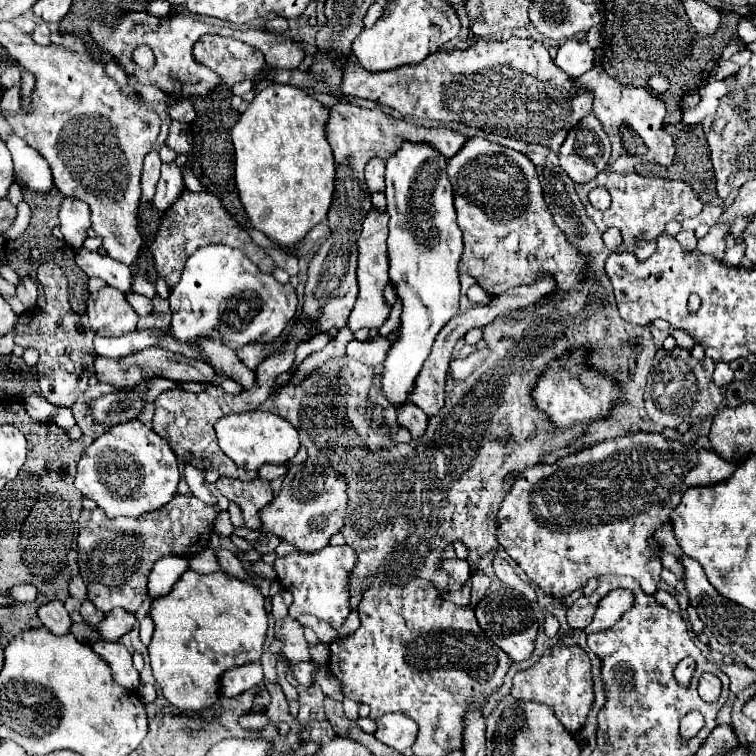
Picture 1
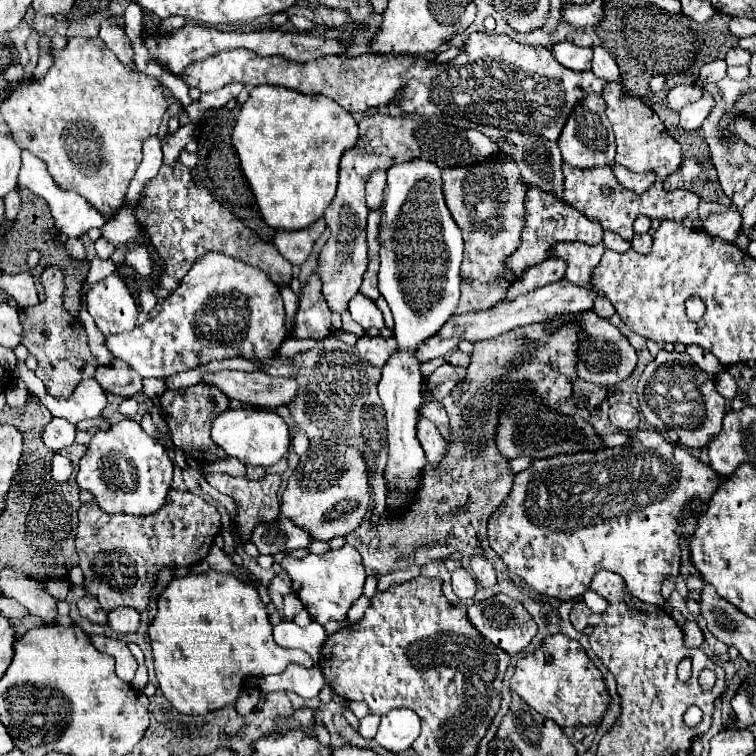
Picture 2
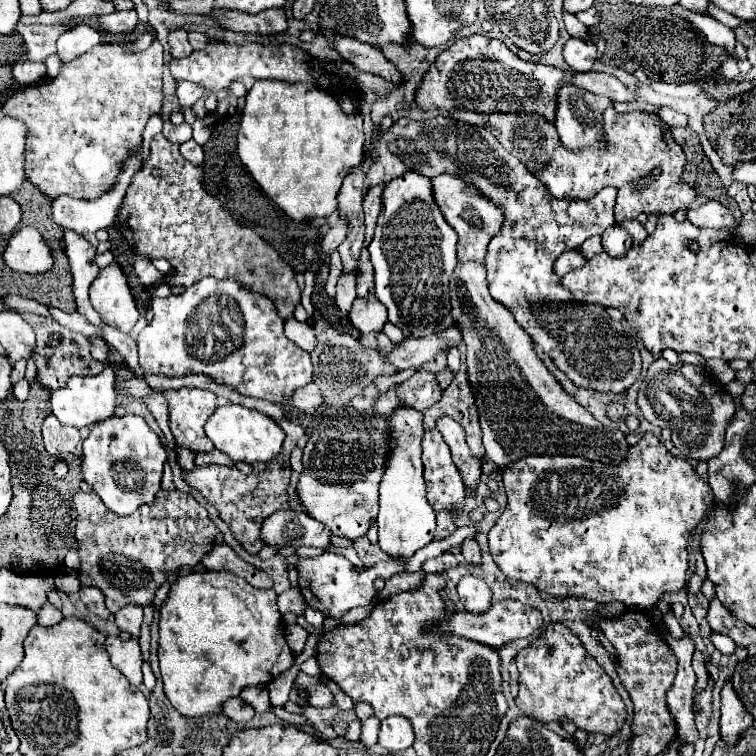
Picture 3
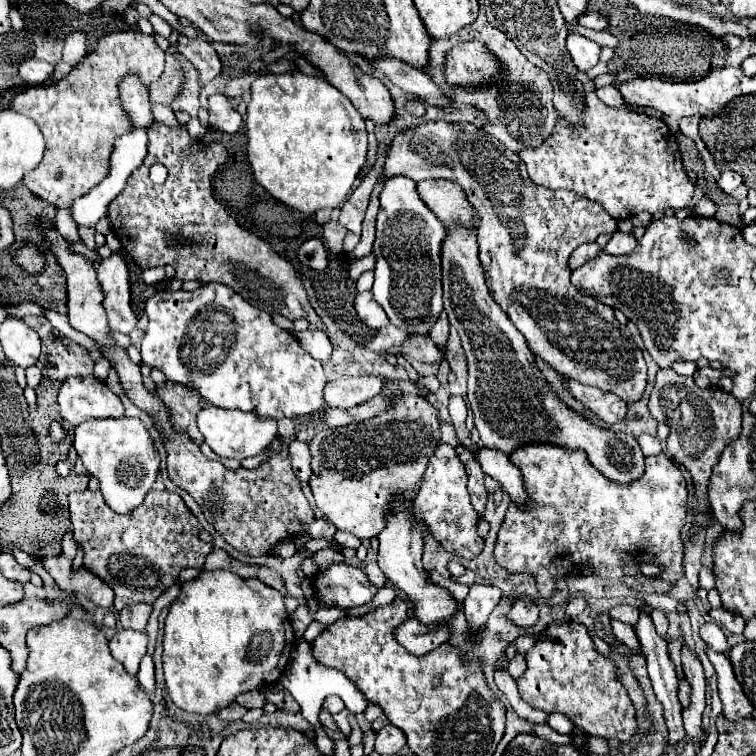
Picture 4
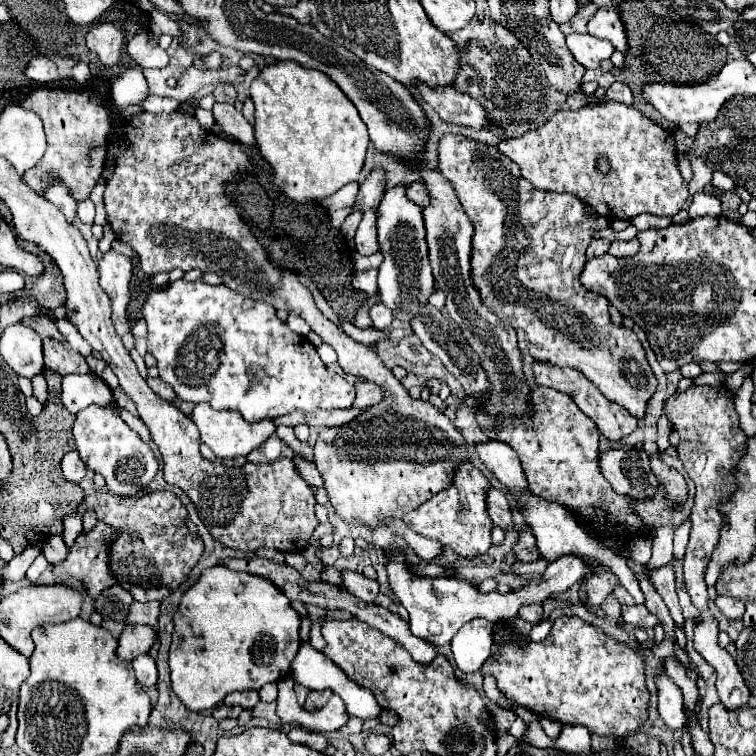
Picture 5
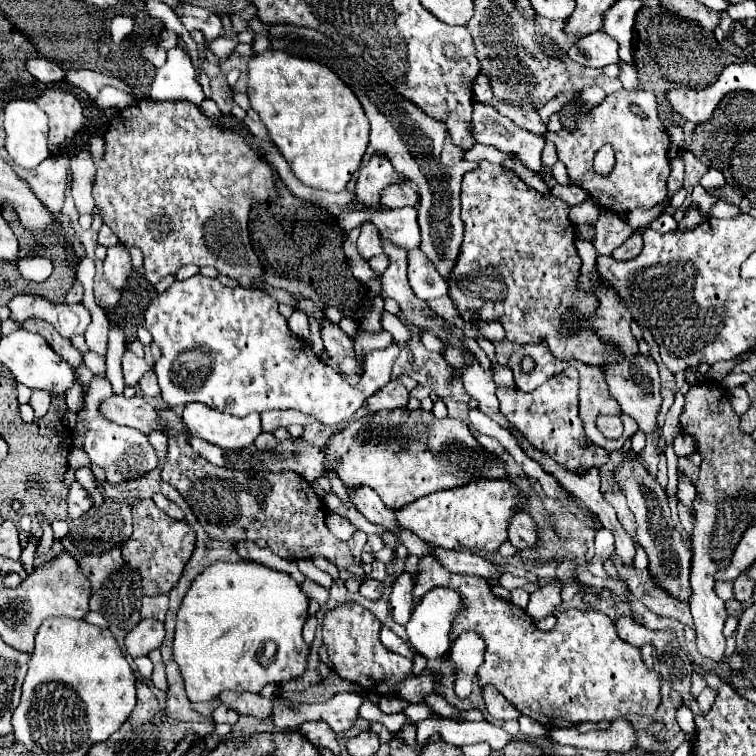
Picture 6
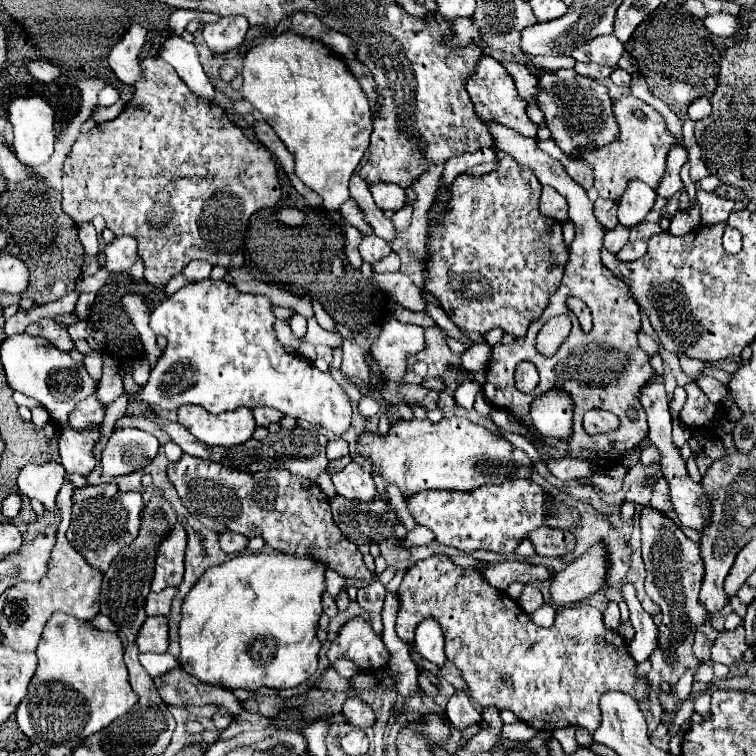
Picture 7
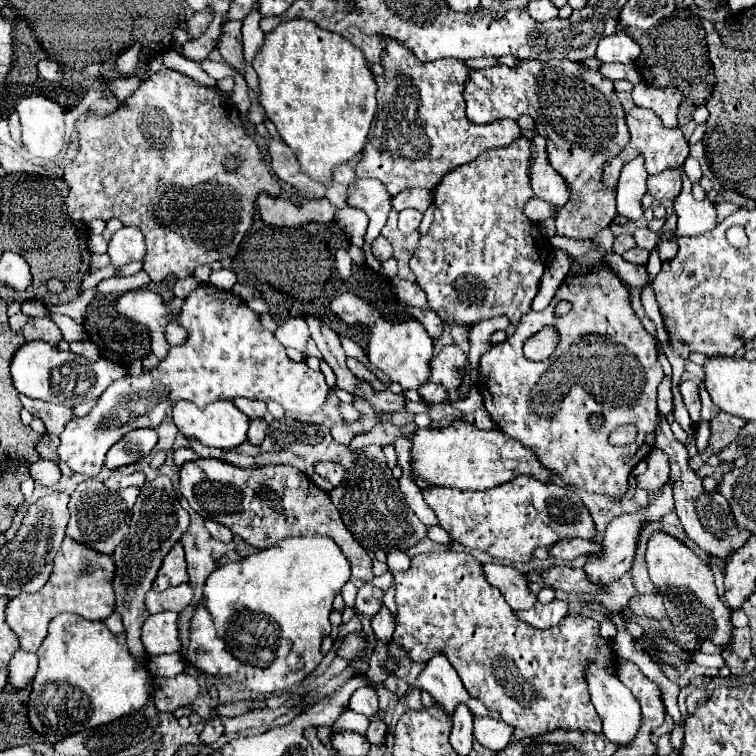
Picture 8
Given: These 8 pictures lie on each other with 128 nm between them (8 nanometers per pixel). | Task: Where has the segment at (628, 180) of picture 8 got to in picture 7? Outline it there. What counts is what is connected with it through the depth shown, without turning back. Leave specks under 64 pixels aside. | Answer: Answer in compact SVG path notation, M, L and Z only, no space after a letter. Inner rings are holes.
M630 180L626 192L618 200L620 224L628 228L640 224L646 218L646 214L652 210L654 200L656 200L656 192L648 184L640 180Z

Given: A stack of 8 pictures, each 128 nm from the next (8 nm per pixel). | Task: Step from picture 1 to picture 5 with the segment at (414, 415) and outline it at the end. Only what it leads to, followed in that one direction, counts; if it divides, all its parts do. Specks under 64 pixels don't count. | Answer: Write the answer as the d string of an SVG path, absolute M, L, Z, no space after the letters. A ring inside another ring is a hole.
M460 464L450 488L434 494L428 502L408 512L402 520L418 534L440 540L442 546L452 548L464 558L482 556L492 546L492 520L486 508L486 494L490 490L488 478L472 464Z

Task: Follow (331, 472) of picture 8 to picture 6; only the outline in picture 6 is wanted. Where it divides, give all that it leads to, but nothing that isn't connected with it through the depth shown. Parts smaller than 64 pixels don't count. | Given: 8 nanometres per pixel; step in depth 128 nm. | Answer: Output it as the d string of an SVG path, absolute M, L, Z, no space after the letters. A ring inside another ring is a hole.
M360 486L360 488L356 488L356 490L352 490L352 492L348 492L348 496L350 496L350 500L352 500L352 504L356 506L356 510L362 514L362 516L366 516L370 522L374 522L374 524L382 524L384 528L388 528L388 530L398 530L398 532L402 532L402 528L396 524L396 520L394 520L394 510L390 510L390 508L386 508L386 504L380 500L380 496L372 490L372 488L368 488L368 486Z

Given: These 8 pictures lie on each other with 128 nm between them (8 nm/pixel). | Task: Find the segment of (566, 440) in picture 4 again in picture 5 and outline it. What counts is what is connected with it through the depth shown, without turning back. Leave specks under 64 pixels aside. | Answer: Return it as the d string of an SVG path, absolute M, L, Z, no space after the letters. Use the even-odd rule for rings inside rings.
M420 168L418 178L430 196L430 204L422 208L424 226L426 226L426 244L428 244L428 258L432 266L432 274L440 288L446 292L446 310L450 318L458 324L458 328L464 332L468 344L474 348L474 352L480 356L482 368L486 370L490 378L490 400L480 402L476 398L466 398L466 404L474 410L484 408L490 414L522 414L530 408L528 404L528 392L530 386L524 380L522 374L522 356L516 344L516 332L508 324L502 324L480 300L478 290L472 286L470 280L470 248L472 248L472 224L466 212L462 210L462 204L450 184L440 170L436 168ZM614 446L614 450L602 452L600 468L604 478L612 484L614 492L630 496L632 500L644 502L648 498L654 498L658 492L658 478L650 468L650 456L640 446Z

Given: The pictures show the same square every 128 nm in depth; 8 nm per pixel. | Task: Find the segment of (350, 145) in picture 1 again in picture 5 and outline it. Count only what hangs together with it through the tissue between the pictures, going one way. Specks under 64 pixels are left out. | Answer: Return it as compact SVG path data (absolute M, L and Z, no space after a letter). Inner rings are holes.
M446 134L440 140L438 158L440 172L454 184L460 204L474 226L470 258L470 276L474 280L474 288L480 292L480 298L490 312L516 330L520 352L530 354L534 360L548 360L578 368L600 388L600 392L604 392L608 400L624 406L634 418L642 420L648 400L654 396L658 386L658 380L646 360L646 352L632 330L612 324L608 300L600 294L588 292L580 284L580 272L588 262L586 248L592 234L608 228L608 220L602 216L588 218L586 204L572 194L554 194L534 188L520 176L518 166L510 158L494 152L494 146L456 134Z

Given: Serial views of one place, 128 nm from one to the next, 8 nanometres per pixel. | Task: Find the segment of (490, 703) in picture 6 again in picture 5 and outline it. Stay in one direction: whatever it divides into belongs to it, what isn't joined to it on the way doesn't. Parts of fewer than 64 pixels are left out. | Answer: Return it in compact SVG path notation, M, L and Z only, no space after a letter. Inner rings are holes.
M484 676L484 692L486 692L486 696L488 696L492 702L496 702L496 706L506 708L506 710L514 710L512 704L500 694L500 690L498 690L498 686L496 686L496 680L494 680L492 676Z

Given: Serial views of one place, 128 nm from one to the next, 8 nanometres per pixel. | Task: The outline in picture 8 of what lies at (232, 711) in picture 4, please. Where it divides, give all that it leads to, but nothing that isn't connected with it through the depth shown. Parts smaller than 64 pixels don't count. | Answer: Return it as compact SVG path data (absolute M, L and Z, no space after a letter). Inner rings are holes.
M214 716L212 720L206 722L204 730L200 732L200 744L214 744L222 734L224 734L224 726L222 726L220 718Z

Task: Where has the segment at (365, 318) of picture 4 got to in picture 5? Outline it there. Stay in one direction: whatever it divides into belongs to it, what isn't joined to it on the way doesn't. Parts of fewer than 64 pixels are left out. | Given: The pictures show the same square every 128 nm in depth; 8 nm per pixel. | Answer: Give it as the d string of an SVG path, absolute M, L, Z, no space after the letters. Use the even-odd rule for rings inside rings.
M384 304L372 306L370 318L372 318L372 322L374 322L374 326L376 326L378 330L386 330L386 328L392 324L392 320L394 320L392 312L390 312L388 308L384 308Z

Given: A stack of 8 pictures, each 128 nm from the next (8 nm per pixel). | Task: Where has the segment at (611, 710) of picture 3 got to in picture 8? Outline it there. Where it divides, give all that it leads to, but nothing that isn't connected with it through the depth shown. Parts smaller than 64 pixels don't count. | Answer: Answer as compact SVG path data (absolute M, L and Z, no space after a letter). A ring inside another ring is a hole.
M432 550L418 554L412 558L412 566L406 572L394 572L394 586L398 614L392 640L412 662L428 662L432 656L444 654L462 678L468 694L478 698L486 708L500 712L500 718L514 728L512 742L554 732L558 728L600 732L602 724L590 704L590 694L582 676L584 664L594 662L602 667L616 667L618 661L612 642L600 638L597 621L568 614L560 624L548 630L538 630L518 620L500 590L486 582L480 562L466 552Z

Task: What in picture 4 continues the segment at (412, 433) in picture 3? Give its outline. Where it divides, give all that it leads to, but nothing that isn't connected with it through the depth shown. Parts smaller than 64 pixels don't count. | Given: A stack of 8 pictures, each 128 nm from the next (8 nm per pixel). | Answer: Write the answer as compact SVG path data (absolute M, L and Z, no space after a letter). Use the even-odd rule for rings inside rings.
M396 502L392 512L386 514L386 528L378 534L380 548L378 548L378 566L390 584L406 594L406 598L414 606L414 618L424 624L448 624L450 618L458 614L458 600L442 586L436 586L428 580L428 572L422 566L422 536L426 534L426 524L410 520L410 502Z

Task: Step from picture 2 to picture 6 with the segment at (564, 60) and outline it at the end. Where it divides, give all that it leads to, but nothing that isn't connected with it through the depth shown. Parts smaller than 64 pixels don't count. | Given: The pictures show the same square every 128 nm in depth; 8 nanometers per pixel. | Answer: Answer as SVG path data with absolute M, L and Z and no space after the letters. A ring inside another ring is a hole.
M594 32L594 36L586 36L586 40L574 42L568 50L568 56L588 68L604 68L608 64L620 62L618 42L606 32Z

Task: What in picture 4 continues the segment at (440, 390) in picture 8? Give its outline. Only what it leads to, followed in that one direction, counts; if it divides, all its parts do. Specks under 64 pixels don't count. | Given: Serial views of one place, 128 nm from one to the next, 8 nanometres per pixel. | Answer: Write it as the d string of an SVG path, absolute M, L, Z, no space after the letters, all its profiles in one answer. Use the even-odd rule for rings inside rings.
M362 376L362 378L340 378L326 386L326 404L334 408L352 408L374 396L384 388L386 378Z

